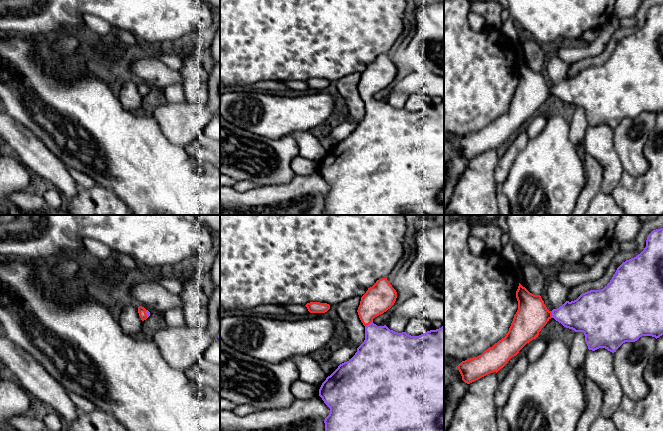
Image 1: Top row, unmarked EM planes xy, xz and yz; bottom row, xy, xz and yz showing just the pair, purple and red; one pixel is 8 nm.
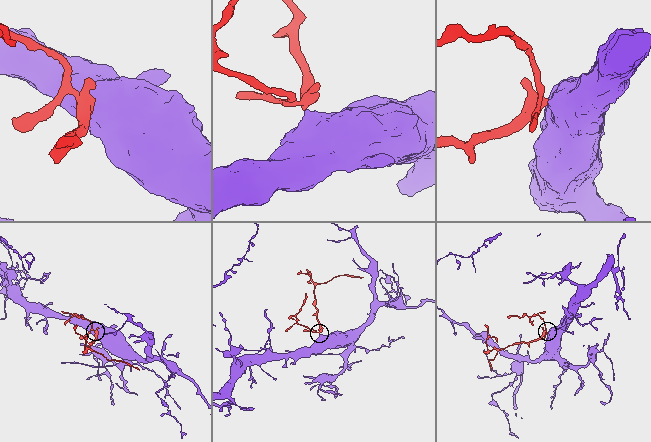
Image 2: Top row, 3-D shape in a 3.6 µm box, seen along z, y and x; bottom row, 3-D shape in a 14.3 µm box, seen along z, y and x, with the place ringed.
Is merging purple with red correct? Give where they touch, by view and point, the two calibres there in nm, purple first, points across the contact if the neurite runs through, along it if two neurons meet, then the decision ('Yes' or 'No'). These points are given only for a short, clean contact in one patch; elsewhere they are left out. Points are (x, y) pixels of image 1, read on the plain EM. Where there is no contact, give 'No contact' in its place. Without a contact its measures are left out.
Touches purple at xz (369, 100). Thickness 360 nm (purple) against 220 nm. Path across: xz (384, 127), (369, 100), (369, 84), (380, 73). Yes

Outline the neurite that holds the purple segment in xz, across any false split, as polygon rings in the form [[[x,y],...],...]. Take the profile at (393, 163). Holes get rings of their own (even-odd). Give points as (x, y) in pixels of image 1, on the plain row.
[[[381,54],[361,73],[358,91],[365,102],[365,116],[355,131],[326,154],[319,172],[330,184],[325,194],[325,215],[404,215],[423,212],[444,215],[444,101],[419,112],[398,109],[386,101],[377,102],[373,95],[390,85],[397,68],[387,54]]]

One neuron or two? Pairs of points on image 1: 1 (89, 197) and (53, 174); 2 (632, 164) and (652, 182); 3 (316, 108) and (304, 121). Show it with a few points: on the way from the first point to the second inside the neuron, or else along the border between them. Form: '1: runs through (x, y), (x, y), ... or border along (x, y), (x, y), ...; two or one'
1: border along (81, 189), (73, 198), (66, 202); two
2: border along (642, 149), (647, 169), (639, 175), (623, 171); two
3: runs through (313, 111), (306, 118); one

